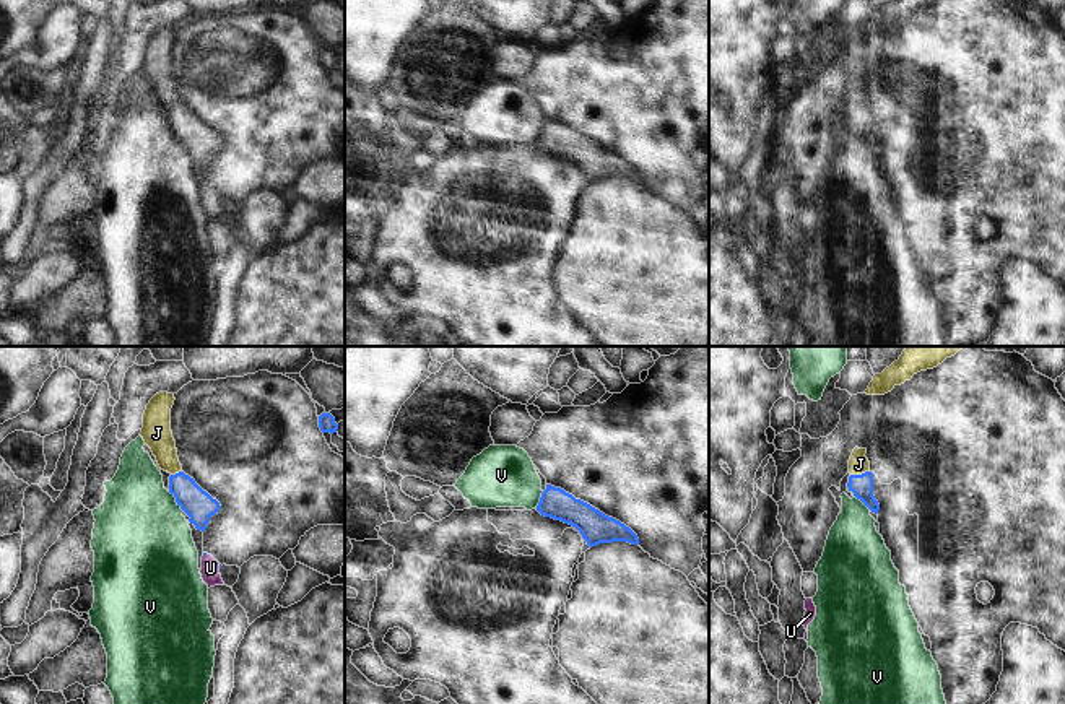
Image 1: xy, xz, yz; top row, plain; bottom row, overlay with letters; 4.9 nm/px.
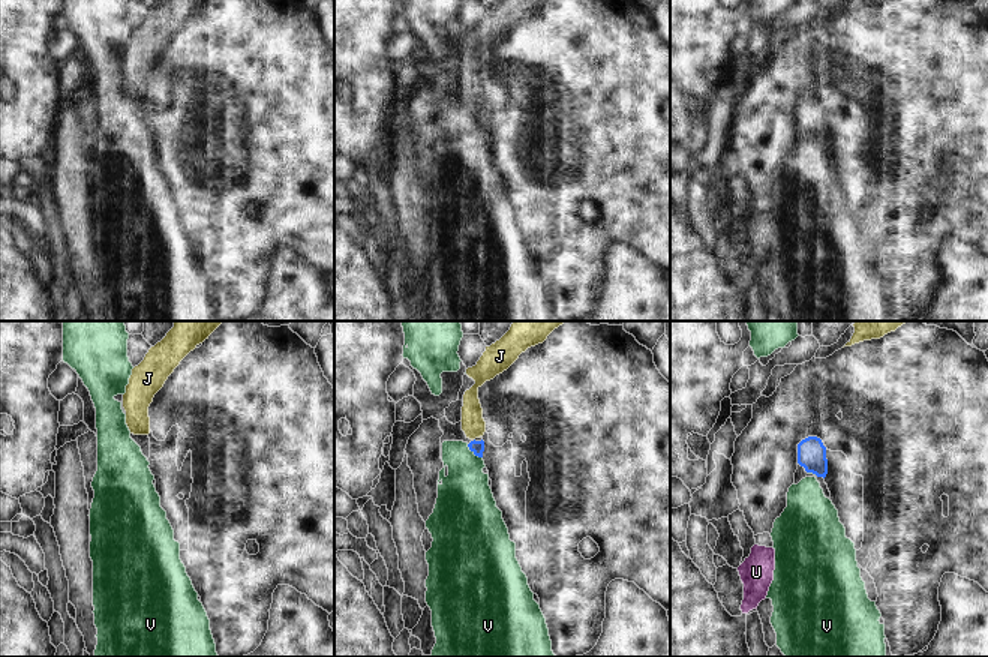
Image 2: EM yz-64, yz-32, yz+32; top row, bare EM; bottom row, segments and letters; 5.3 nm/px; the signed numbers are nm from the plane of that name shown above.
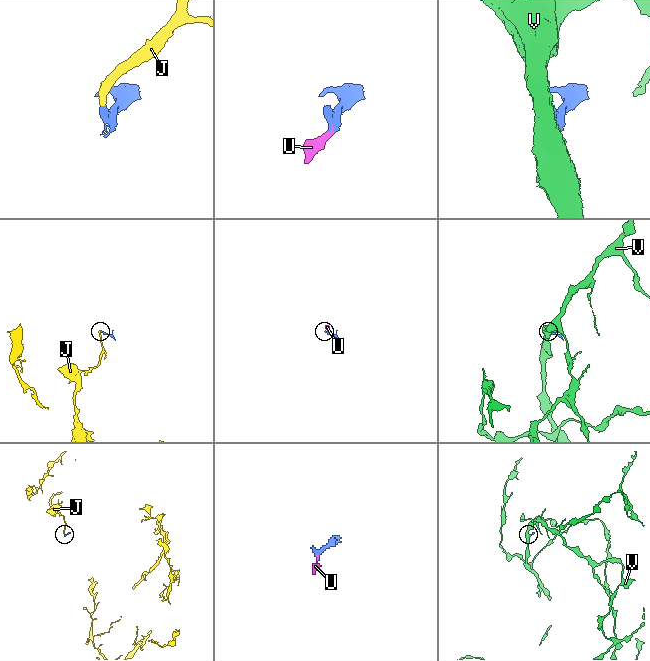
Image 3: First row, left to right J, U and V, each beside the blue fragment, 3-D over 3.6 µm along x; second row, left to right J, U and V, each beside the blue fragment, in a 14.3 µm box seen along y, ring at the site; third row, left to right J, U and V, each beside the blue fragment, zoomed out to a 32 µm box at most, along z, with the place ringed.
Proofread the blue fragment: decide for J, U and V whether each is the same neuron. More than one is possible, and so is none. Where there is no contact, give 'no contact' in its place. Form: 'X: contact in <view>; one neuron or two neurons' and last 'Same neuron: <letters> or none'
J: contact in yz; one neuron
U: contact in xy; one neuron
V: contact in yz; two neurons
Same neuron: J, U

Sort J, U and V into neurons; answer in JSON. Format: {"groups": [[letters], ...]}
{"groups": [["J", "U"], ["V"]]}

